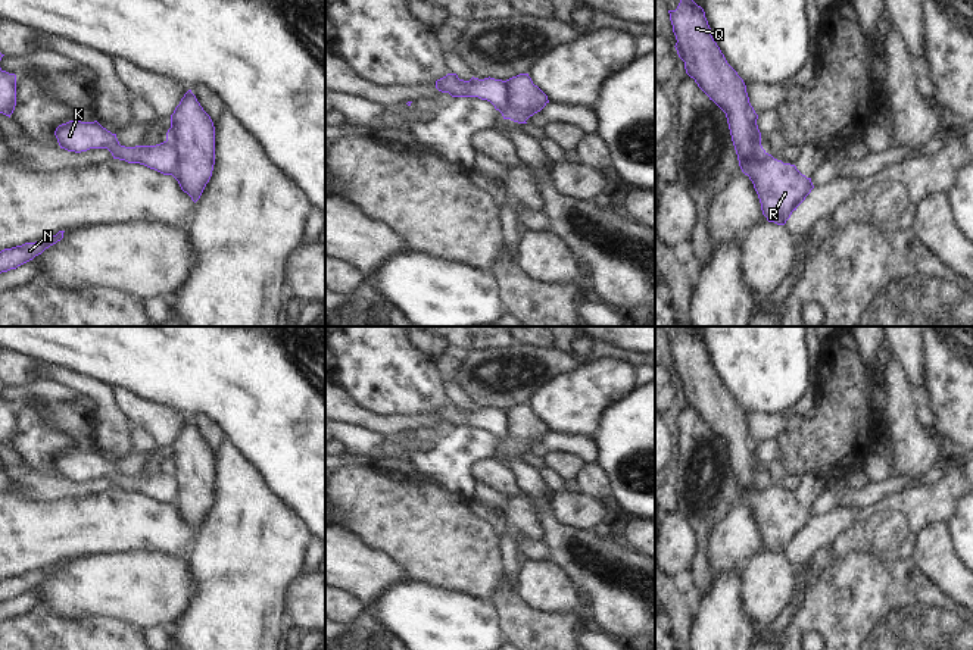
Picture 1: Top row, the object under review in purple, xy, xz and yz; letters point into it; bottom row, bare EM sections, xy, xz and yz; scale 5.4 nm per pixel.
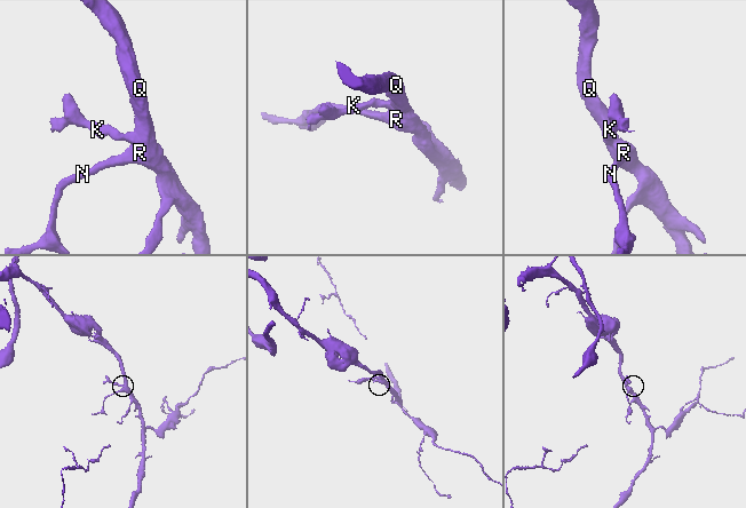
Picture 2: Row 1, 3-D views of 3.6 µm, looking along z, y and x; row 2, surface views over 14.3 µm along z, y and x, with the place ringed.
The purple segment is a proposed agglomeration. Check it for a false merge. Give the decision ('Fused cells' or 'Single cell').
Fused cells.

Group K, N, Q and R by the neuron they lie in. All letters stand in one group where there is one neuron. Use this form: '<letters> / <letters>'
K / N Q R

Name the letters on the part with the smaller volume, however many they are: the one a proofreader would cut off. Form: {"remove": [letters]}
{"remove": ["K"]}

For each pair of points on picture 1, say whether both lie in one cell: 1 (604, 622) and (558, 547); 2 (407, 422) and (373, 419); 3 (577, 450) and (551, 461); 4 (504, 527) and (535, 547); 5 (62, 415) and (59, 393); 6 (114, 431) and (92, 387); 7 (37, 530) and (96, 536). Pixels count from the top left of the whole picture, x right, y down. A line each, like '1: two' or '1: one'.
1: one
2: one
3: two
4: one
5: two
6: one
7: one

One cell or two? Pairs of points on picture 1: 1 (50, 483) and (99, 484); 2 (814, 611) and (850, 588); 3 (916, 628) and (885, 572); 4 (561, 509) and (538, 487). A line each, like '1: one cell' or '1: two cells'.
1: one cell
2: one cell
3: one cell
4: two cells

